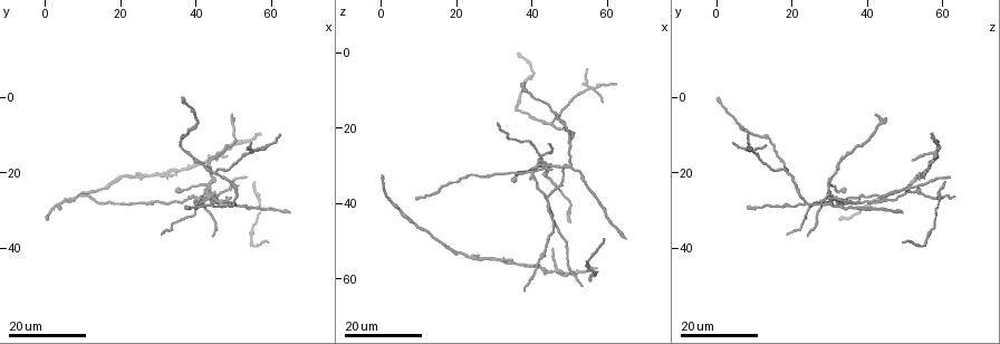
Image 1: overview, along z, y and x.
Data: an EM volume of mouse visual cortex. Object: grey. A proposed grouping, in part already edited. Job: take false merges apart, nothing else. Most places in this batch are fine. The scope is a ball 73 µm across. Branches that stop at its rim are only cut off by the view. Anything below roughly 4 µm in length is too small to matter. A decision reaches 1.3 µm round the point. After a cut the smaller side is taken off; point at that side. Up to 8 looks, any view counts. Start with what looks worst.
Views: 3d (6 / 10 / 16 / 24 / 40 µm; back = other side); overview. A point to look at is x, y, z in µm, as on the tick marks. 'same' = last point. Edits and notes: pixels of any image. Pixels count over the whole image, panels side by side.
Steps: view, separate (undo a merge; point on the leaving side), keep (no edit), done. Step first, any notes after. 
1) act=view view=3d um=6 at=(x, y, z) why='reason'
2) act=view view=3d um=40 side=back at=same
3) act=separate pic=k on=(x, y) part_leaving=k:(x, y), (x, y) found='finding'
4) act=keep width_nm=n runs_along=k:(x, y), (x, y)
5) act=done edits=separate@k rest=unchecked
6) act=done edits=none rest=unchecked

act=view view=3d um=16 at=(55.0, 14.0, 9.5) why='two arms at a narrow angle'

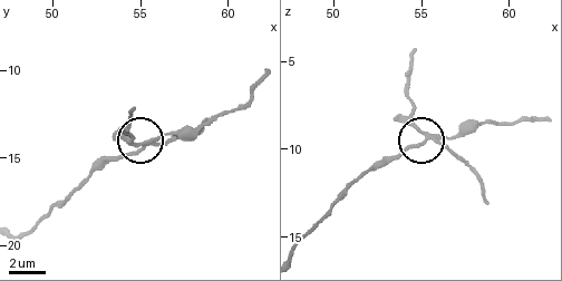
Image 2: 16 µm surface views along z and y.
act=view view=3d um=6 at=(55.5, 14.1, 9.2)

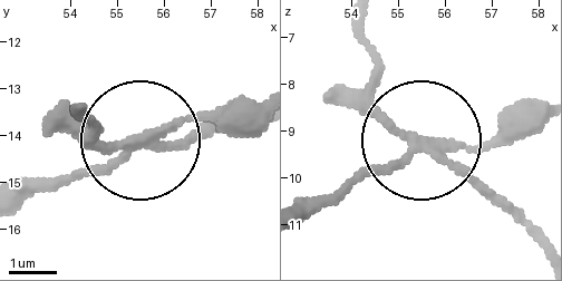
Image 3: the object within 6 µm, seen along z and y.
act=separate pic=3 on=(79, 136) arms=4 part_leaving=3:(138, 139), (110, 139), (83, 115) found='a second neuron is stuck on'

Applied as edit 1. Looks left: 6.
act=view view=overview why='redraw'

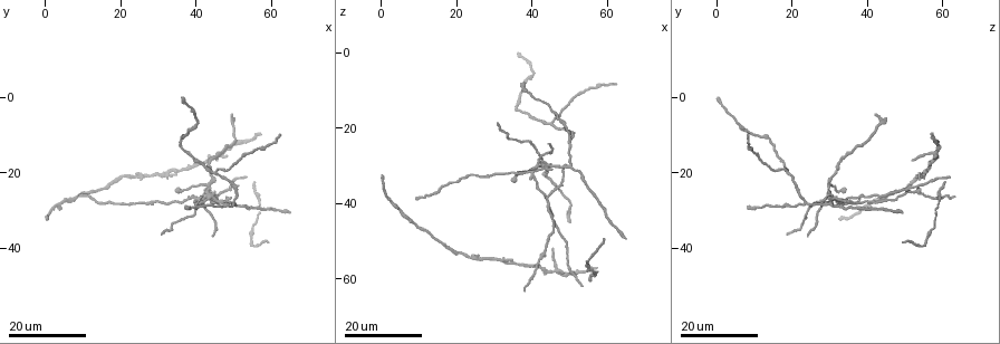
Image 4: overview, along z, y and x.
act=view view=3d um=24 at=(48.5, 28.0, 31.0) why='four-way junction'

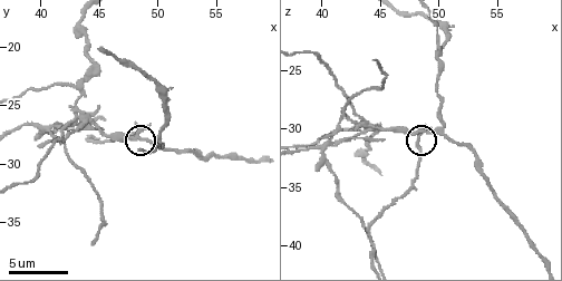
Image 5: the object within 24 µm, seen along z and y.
act=view view=3d um=6 at=(48.2, 28.0, 30.2) why='zoom in'

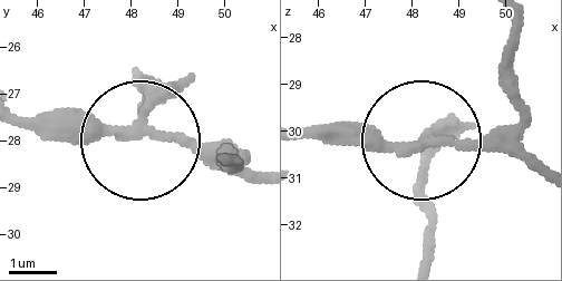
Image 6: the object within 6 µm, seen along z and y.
act=separate pic=6 on=(139, 73) side_arm_um=42 arms=4 found='a second neuron is stuck on'

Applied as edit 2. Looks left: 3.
act=view view=overview

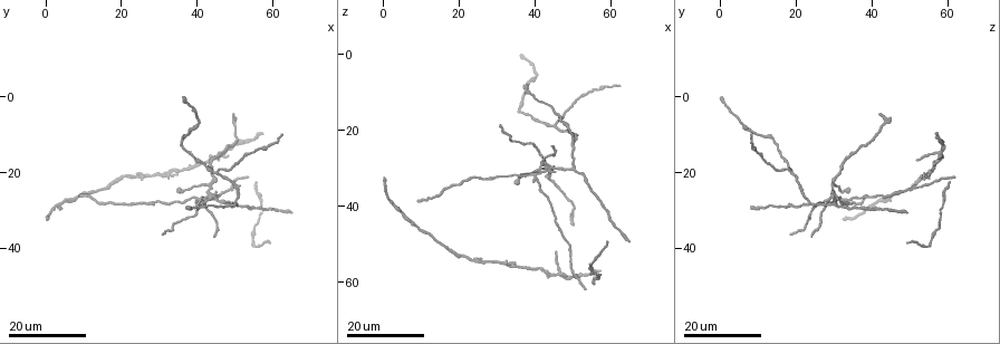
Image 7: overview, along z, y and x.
act=view view=3d um=24 at=(44.0, 26.5, 29.5) why='four or more arms meet'

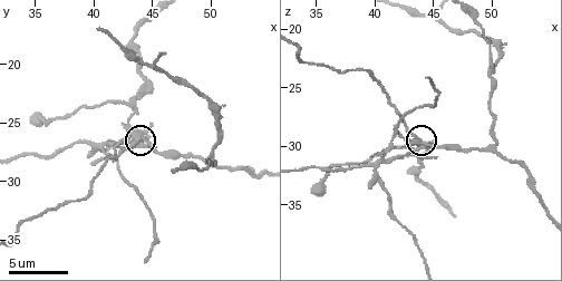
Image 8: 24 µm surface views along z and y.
act=view view=3d um=10 at=(43.8, 26.0, 29.8) why='zoom in'

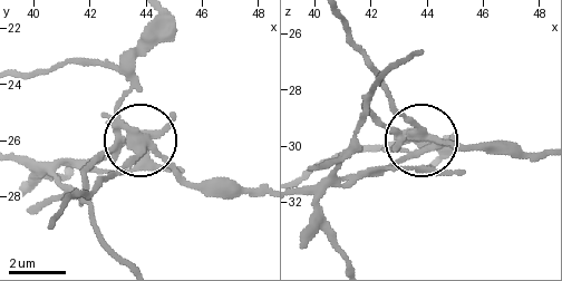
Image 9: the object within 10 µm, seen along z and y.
act=separate pic=9 on=(142, 91) part_leaving=9:(399, 134), (391, 162), (322, 199), (341, 255) found='two neurons meet here'

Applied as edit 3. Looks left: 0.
act=done edits=separate@3,separate@6,separate@9 rest=unchecked

